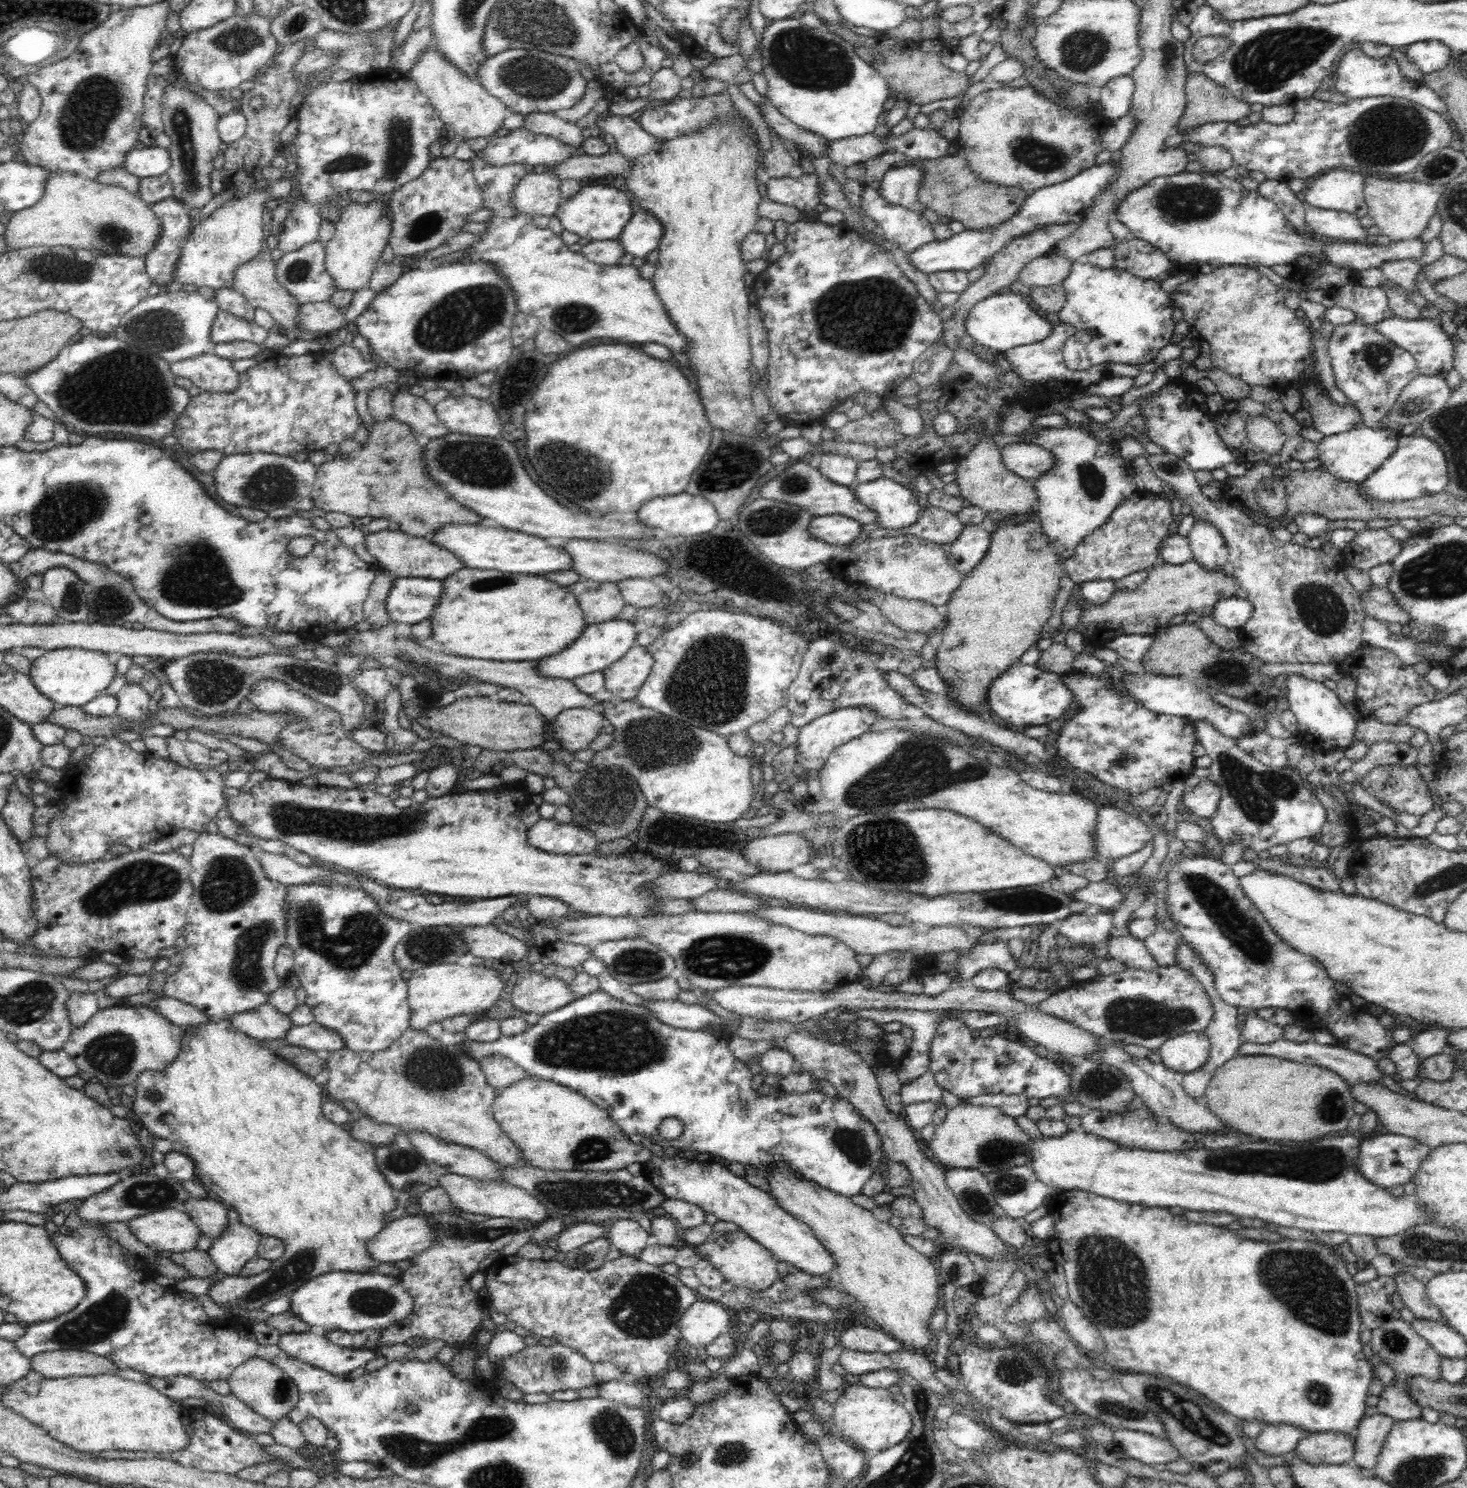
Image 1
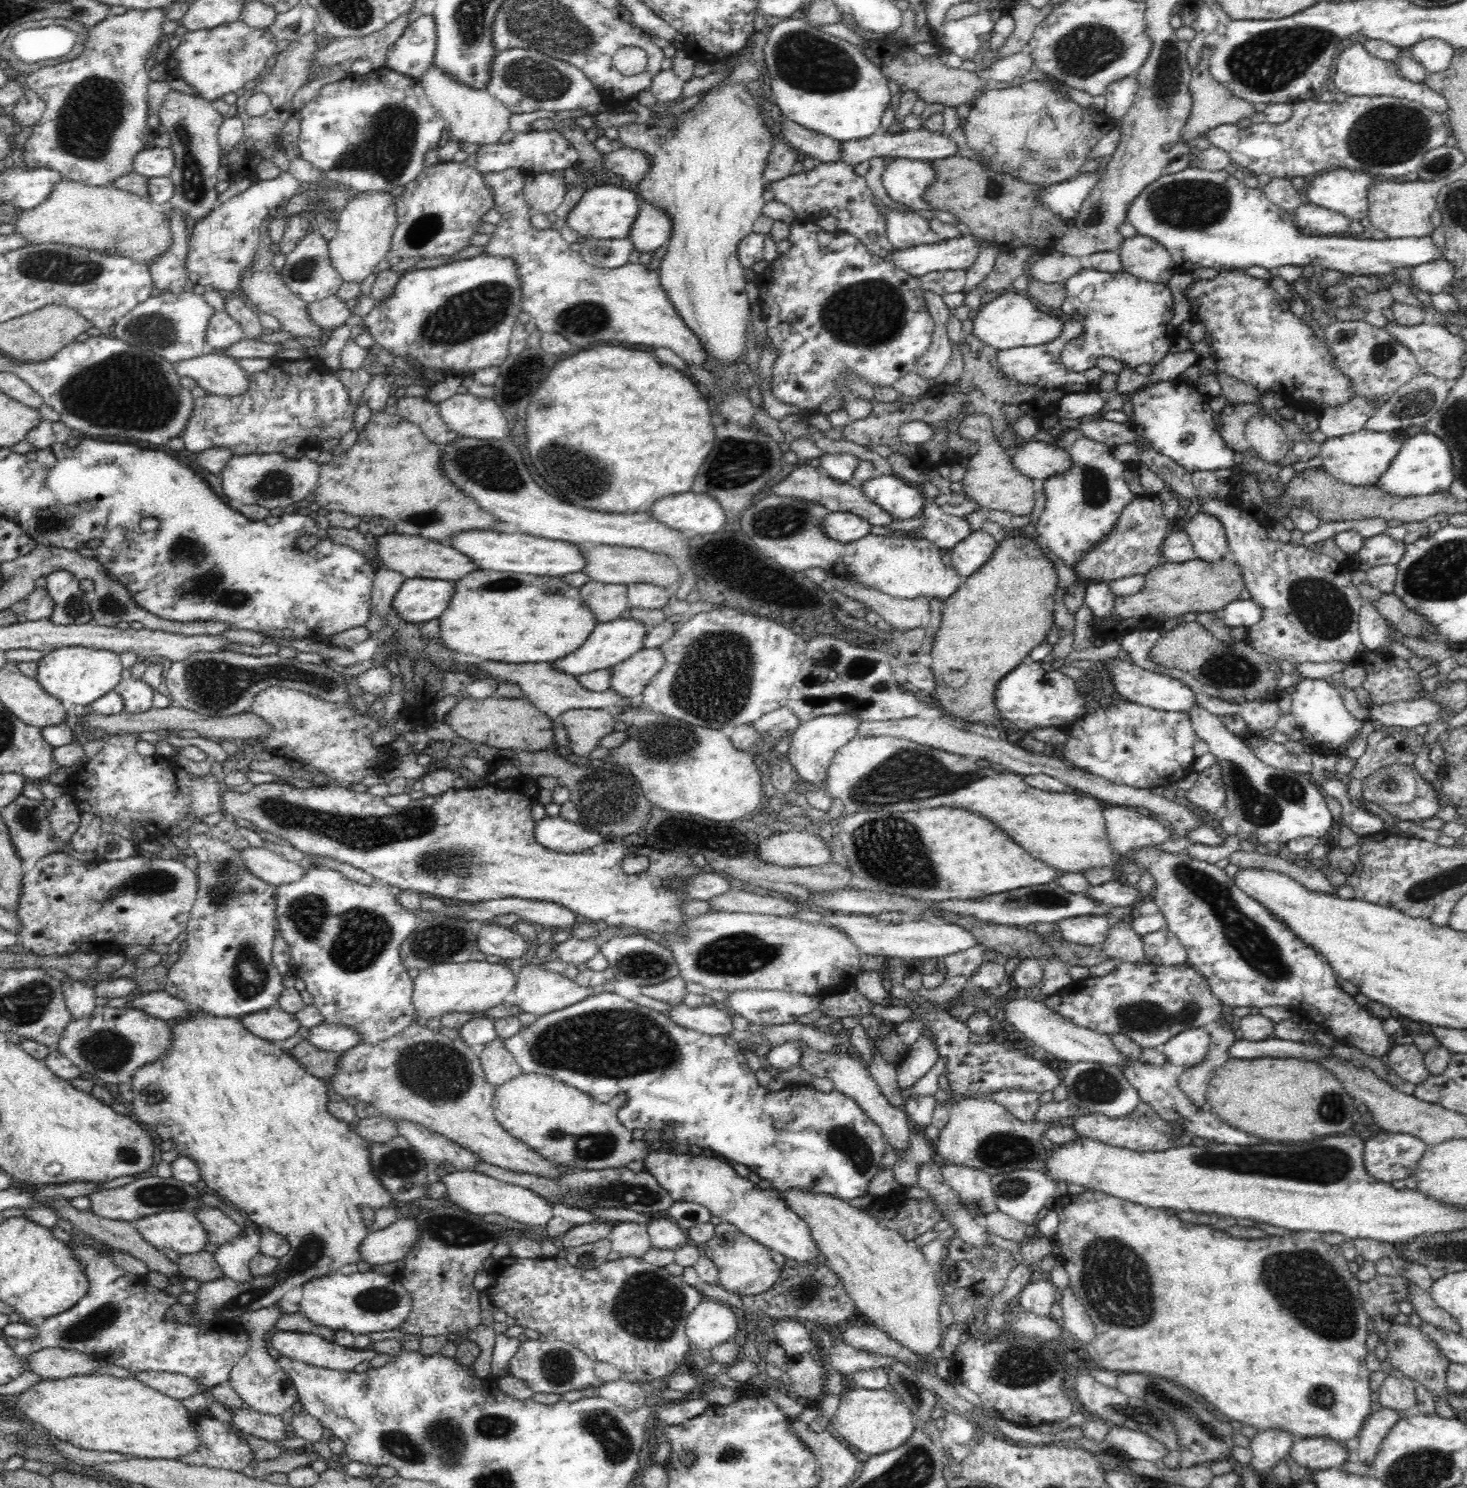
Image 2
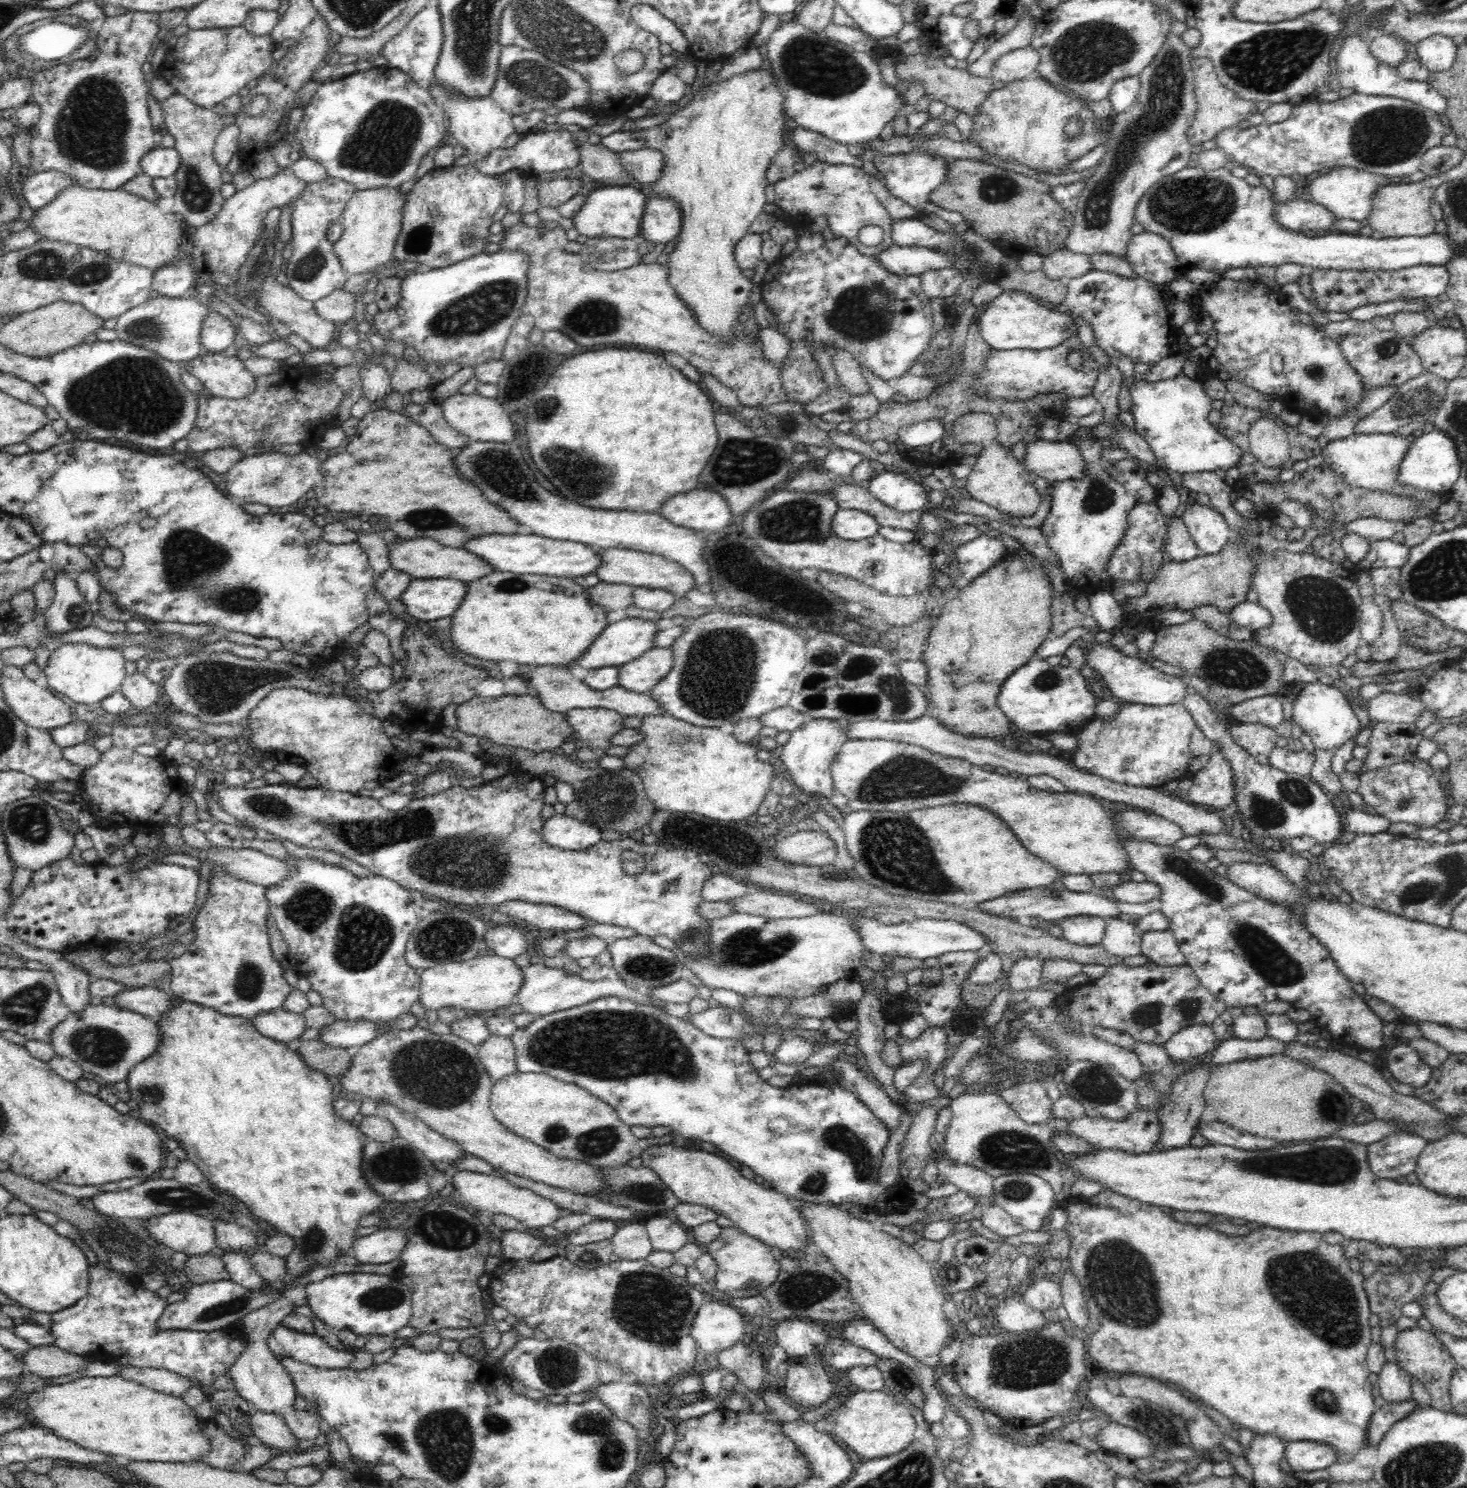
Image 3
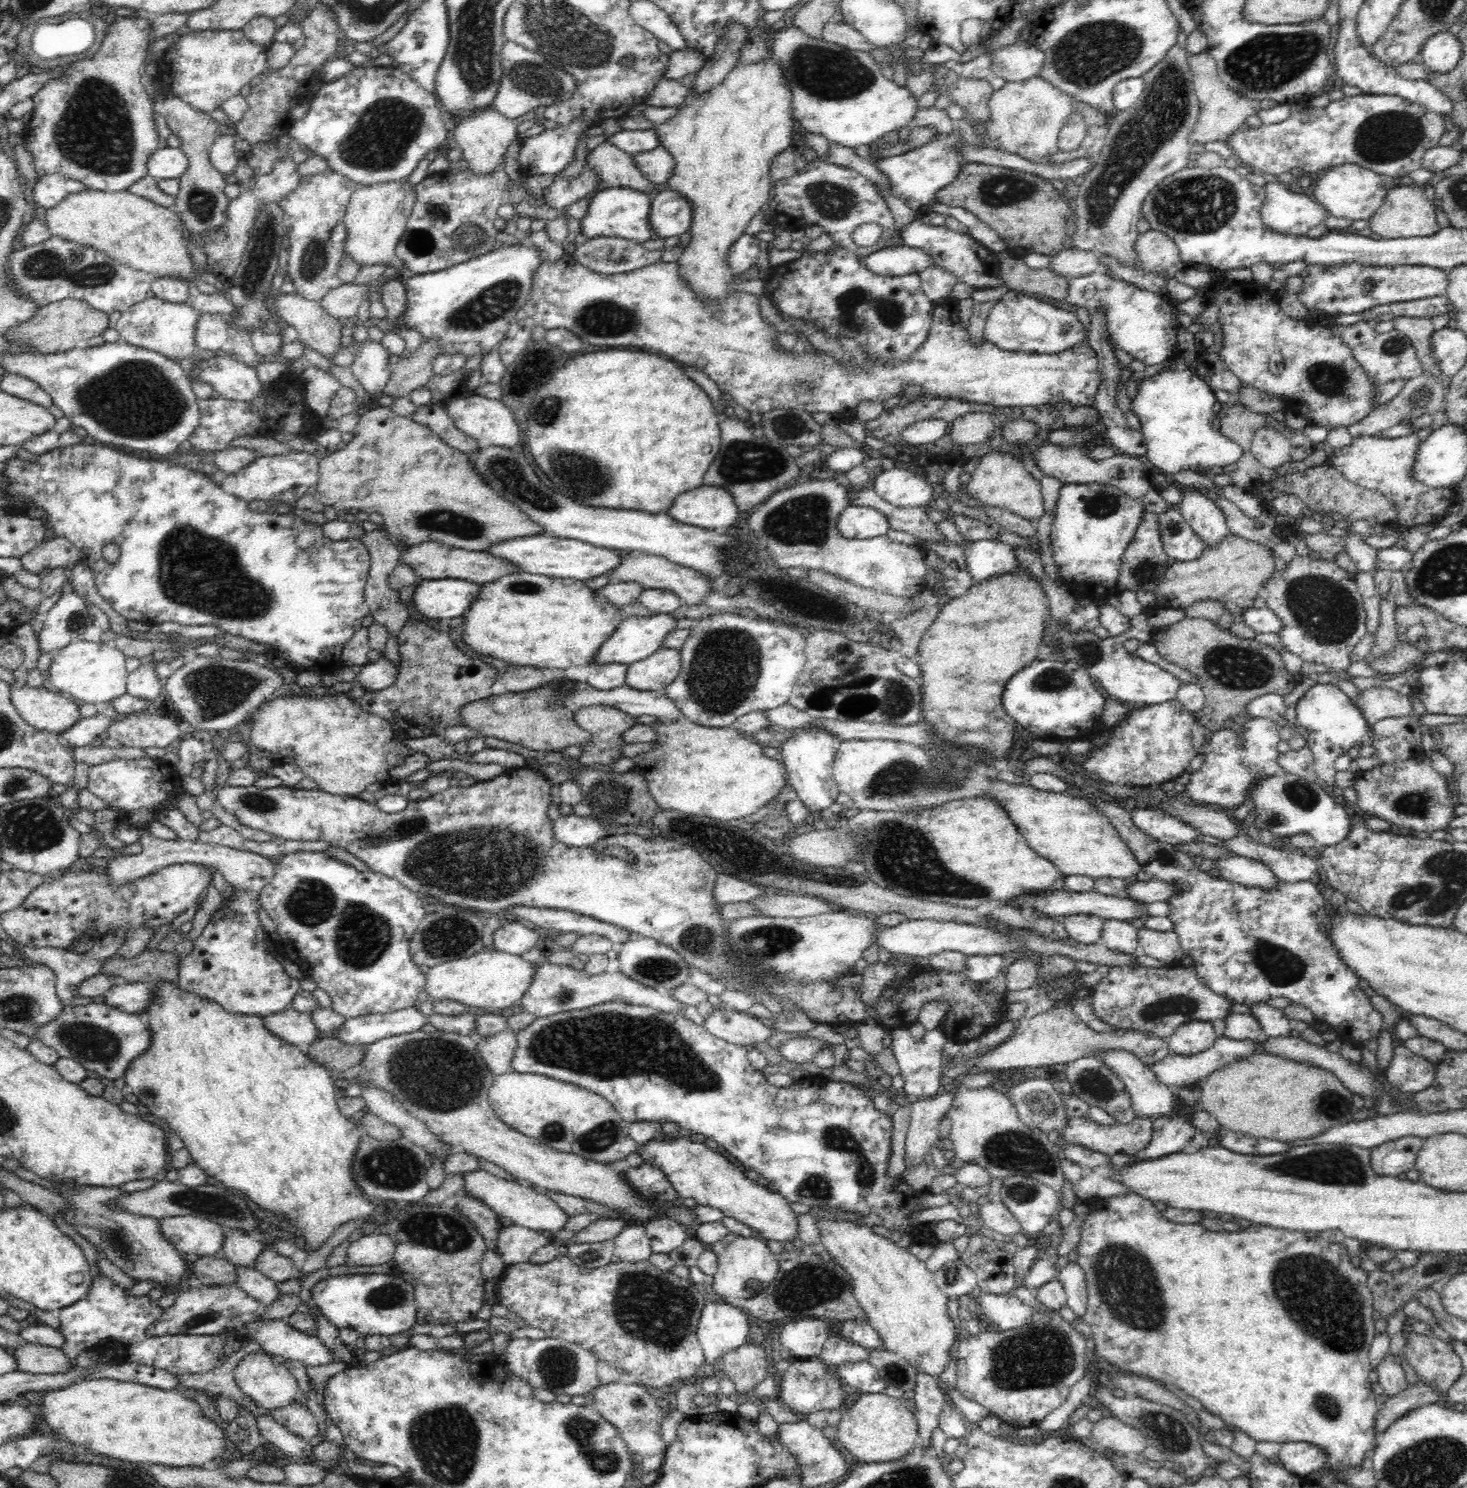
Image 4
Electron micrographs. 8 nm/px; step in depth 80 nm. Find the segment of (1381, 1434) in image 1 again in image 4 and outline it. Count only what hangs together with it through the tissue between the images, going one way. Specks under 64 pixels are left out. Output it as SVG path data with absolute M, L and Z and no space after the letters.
M1418 1378L1415 1385L1408 1384L1406 1390L1398 1392L1396 1396L1388 1396L1388 1400L1381 1405L1375 1416L1375 1432L1382 1434L1390 1424L1402 1418L1409 1411L1428 1404L1450 1405L1446 1396L1438 1394L1429 1384Z

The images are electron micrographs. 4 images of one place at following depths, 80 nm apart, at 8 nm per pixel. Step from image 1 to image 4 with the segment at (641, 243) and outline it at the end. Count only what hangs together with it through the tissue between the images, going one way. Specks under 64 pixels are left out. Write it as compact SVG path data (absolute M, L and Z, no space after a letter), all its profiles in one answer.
M662 190L652 198L650 227L658 239L680 236L690 230L692 207L686 198L672 190Z

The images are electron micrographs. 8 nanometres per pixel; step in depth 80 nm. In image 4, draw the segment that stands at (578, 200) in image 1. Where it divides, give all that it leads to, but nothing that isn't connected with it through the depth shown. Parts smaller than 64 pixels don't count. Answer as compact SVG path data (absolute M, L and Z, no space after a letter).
M601 187L596 196L590 200L588 212L580 219L581 234L588 239L617 237L632 240L638 244L655 239L655 233L649 221L652 199L648 198L648 195L632 188Z

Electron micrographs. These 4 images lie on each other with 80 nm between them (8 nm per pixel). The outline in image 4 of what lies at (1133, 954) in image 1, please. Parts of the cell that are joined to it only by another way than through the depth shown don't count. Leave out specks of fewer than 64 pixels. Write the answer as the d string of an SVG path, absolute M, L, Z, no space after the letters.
M1105 920L1100 943L1114 952L1139 953L1139 925L1121 920Z

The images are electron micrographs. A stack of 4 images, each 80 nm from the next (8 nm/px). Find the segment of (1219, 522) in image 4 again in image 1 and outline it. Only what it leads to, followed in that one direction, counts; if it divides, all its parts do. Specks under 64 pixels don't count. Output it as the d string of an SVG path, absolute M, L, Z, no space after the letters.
M1196 519L1187 537L1194 562L1208 570L1224 570L1233 574L1225 538L1211 522Z

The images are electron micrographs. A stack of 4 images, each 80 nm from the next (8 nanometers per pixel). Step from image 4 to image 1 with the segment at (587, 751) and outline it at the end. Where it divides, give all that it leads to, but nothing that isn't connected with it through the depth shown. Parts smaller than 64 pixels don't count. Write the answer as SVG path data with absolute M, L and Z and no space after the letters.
M568 708L560 712L560 714L549 723L548 728L550 732L552 732L552 740L556 740L563 750L574 753L588 748L590 742L599 735L598 732L600 732L600 728L608 724L610 723L608 723L608 720L601 712L592 709Z

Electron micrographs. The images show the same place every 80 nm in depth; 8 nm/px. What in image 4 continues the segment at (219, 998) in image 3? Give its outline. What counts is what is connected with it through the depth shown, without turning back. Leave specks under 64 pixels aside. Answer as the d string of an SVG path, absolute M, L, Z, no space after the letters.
M234 887L234 893L223 897L220 908L212 914L202 934L193 941L193 950L179 958L178 976L175 980L177 987L219 1004L226 1012L262 1017L282 1012L290 1006L301 989L300 980L287 976L280 961L272 955L266 930L258 919L258 910L262 908L258 893Z

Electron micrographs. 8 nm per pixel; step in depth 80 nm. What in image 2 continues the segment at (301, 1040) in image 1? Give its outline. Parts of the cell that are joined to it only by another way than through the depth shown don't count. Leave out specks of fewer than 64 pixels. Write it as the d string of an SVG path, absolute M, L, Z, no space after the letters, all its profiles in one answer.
M322 1023L309 1028L308 1032L307 1042L328 1052L343 1053L361 1043L361 1034L354 1027Z

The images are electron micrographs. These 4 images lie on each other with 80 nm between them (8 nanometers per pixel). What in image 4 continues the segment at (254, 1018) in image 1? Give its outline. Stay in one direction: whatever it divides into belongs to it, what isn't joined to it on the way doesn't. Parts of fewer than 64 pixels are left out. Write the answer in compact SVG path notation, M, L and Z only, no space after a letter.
M291 1006L263 1017L264 1028L290 1044L306 1045L317 1041L319 1030L309 1013L298 1012Z

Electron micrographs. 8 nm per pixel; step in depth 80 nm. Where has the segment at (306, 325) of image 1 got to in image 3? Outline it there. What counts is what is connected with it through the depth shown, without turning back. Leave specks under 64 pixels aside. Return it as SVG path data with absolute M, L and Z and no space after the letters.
M340 289L328 294L329 296L314 303L316 315L320 319L339 325L353 319L356 305L355 293Z

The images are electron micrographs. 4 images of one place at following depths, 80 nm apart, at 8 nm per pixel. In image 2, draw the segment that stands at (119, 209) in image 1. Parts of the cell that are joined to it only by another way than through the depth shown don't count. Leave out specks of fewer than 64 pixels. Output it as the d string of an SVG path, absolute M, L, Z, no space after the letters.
M68 179L58 182L52 191L37 208L22 212L14 224L15 233L22 235L28 245L60 243L108 256L125 256L149 266L172 244L168 216L149 200L115 187L87 186Z

